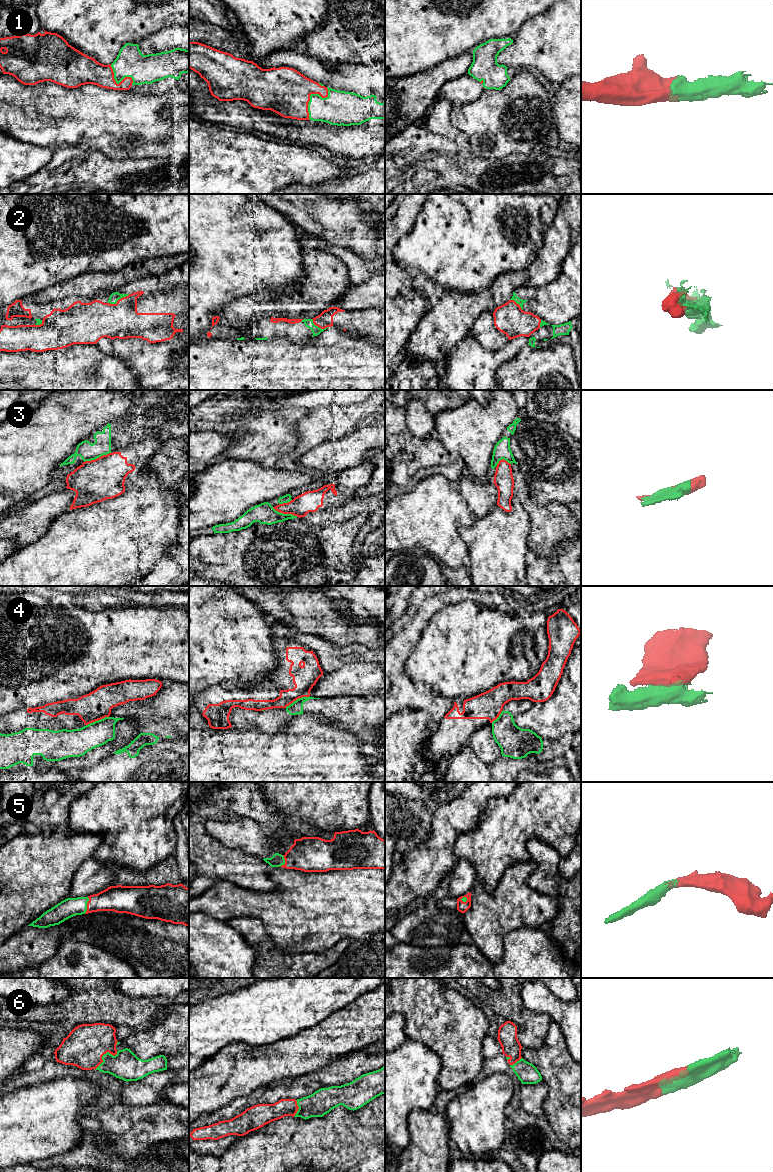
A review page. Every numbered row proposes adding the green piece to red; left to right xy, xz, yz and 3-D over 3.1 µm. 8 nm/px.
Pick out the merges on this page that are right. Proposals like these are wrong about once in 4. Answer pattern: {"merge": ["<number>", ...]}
{"merge": ["1", "2", "5", "6"]}

